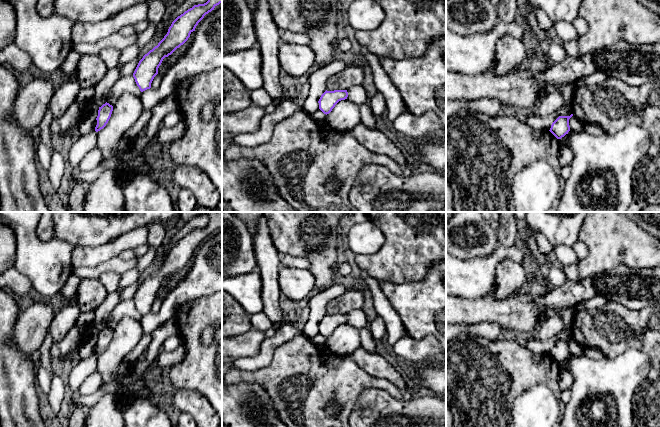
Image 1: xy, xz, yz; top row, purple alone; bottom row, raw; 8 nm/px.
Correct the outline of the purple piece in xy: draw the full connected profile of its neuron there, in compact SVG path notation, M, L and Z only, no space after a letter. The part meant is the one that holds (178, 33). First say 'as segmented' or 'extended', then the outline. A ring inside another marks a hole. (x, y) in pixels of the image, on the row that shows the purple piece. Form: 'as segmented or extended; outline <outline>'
as segmented; outline M208 0L204 4L194 5L172 22L164 38L143 56L133 73L141 92L151 88L151 83L158 74L163 59L183 45L204 16L220 3L222 0Z

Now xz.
as segmented; outline M334 90L334 91L325 91L318 103L319 103L319 109L324 113L324 114L329 114L332 109L335 107L335 105L341 101L345 100L348 97L348 92L347 90Z

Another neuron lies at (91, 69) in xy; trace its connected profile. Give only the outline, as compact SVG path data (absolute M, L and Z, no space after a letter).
M84 54L77 65L77 75L74 77L82 88L94 88L105 76L108 68L97 55Z

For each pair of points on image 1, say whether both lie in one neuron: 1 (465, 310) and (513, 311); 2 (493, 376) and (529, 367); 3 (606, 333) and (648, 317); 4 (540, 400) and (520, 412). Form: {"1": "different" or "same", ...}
{"1": "same", "2": "same", "3": "same", "4": "same"}

